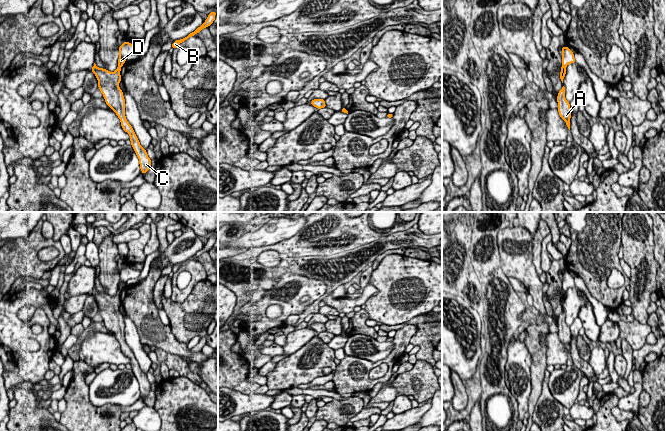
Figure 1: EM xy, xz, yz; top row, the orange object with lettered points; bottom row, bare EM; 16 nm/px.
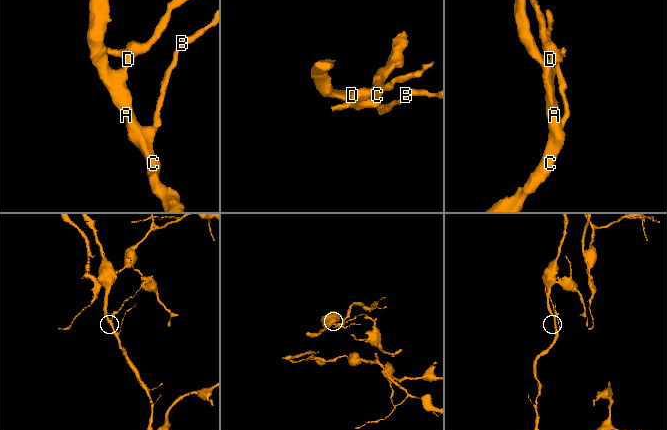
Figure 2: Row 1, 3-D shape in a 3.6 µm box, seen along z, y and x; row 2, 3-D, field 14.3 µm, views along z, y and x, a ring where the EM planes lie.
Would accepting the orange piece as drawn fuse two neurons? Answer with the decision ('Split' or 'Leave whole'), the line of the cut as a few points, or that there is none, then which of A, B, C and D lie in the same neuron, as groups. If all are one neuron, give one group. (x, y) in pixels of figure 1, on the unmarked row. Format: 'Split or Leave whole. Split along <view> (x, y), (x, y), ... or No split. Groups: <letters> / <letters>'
Split. Split along yz (562, 289), (565, 292). Groups: A B C / D

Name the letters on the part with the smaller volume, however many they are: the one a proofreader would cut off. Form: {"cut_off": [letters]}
{"cut_off": ["D"]}

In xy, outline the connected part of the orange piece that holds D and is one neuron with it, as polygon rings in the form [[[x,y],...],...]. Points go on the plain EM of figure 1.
[[[125,265],[119,270],[118,290],[122,291],[129,279],[136,279],[140,276],[140,274],[140,270],[134,270],[130,266]]]

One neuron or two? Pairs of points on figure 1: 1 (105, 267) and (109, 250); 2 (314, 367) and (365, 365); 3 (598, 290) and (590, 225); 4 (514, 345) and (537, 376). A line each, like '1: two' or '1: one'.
1: one
2: two
3: one
4: two

